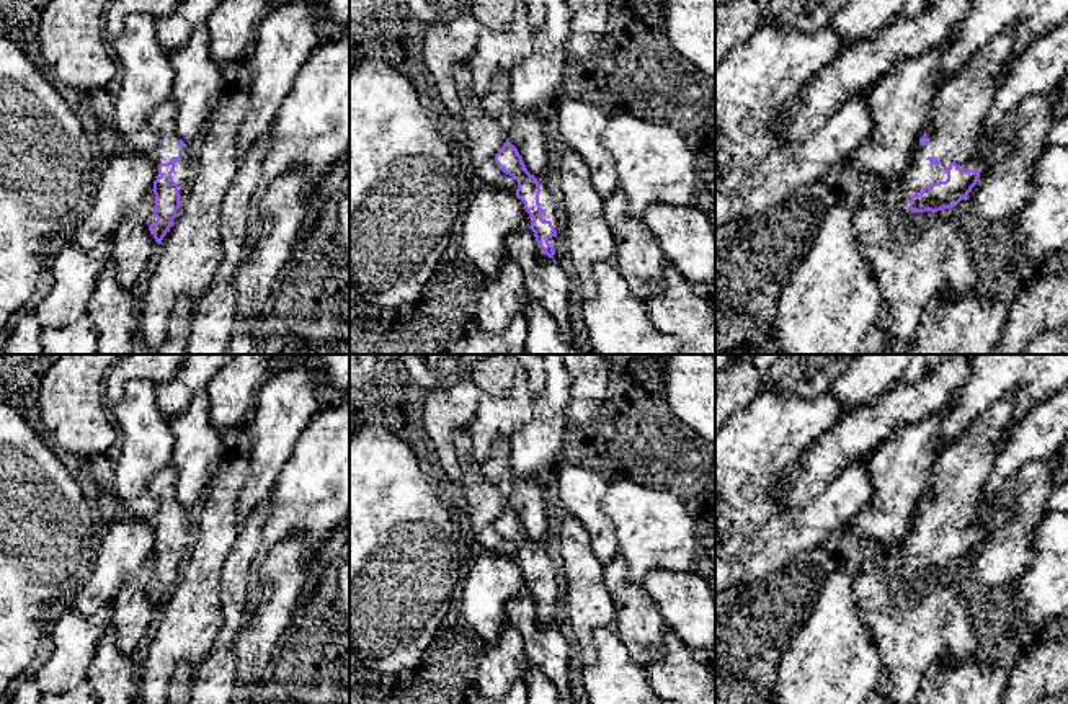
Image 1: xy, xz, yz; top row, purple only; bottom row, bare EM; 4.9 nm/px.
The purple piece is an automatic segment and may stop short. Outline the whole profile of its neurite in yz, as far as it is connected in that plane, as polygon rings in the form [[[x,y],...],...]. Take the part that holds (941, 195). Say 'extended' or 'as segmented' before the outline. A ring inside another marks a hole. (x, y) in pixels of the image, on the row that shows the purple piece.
extended; [[[1008,28],[980,49],[975,57],[944,80],[932,103],[934,131],[924,134],[913,154],[910,167],[890,188],[895,194],[898,217],[905,227],[919,224],[928,214],[957,206],[968,196],[978,178],[993,160],[1009,150],[1009,142],[998,144],[991,160],[981,157],[985,144],[993,137],[983,126],[993,100],[1006,77],[1006,65],[1012,62],[1016,29]]]

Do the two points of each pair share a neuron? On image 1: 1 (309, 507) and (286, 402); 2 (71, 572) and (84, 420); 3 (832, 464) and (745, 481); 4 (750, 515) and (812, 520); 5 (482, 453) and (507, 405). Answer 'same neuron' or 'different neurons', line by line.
1: different neurons
2: different neurons
3: different neurons
4: different neurons
5: same neuron

